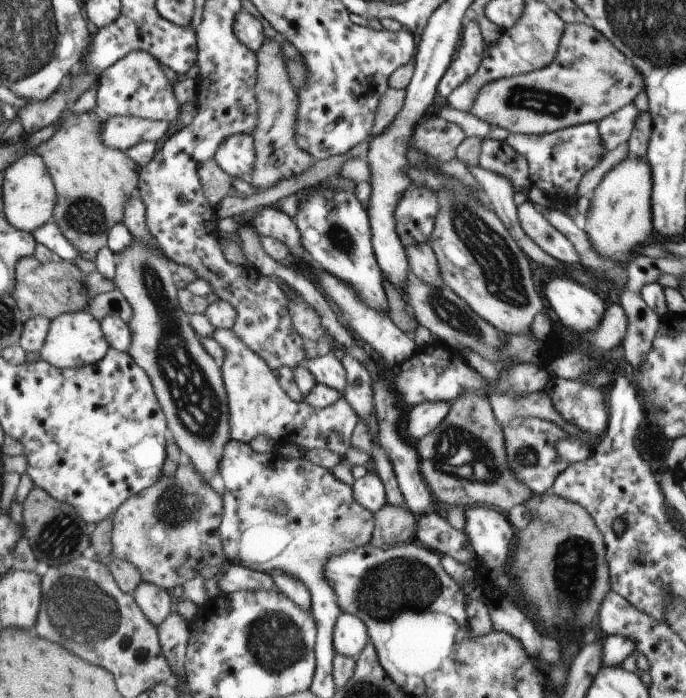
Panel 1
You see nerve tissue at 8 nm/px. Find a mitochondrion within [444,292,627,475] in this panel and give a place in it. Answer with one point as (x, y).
(522, 457)

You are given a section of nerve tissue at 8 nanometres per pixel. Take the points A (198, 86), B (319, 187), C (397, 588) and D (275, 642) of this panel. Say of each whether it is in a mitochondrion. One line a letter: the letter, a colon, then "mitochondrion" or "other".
A: other
B: other
C: mitochondrion
D: mitochondrion

